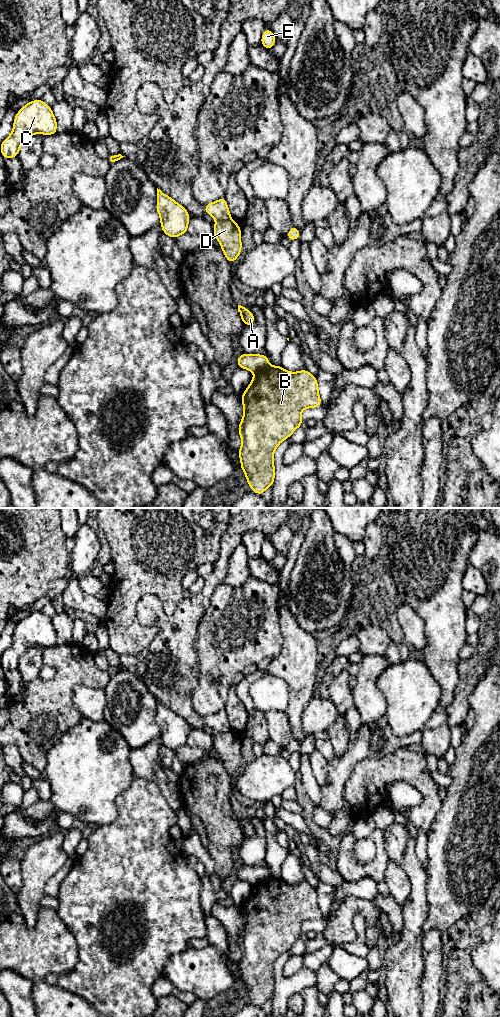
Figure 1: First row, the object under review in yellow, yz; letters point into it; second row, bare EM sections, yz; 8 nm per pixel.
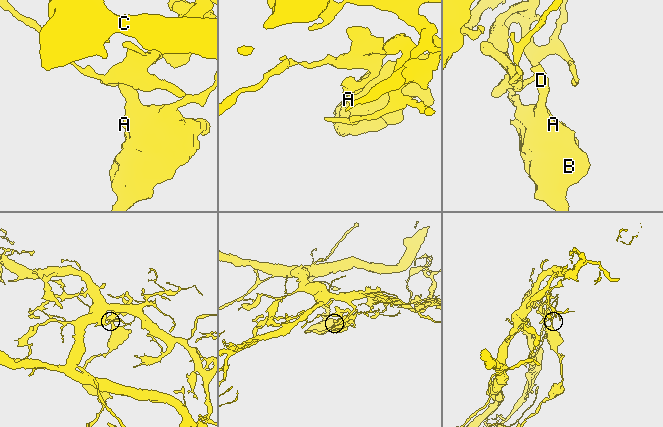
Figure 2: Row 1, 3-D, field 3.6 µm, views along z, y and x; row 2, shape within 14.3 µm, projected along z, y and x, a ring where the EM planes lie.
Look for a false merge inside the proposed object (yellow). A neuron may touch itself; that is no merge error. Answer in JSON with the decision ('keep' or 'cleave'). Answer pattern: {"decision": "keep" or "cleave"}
{"decision": "cleave"}

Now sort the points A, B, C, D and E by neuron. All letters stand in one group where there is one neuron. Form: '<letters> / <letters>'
A B D / C E

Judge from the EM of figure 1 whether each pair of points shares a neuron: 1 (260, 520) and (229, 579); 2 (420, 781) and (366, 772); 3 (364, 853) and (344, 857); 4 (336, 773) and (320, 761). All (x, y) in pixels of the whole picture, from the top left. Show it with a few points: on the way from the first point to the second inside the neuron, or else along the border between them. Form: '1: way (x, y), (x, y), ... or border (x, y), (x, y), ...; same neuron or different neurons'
1: border (241, 542), (234, 549), (228, 563); different neurons
2: way (407, 772), (379, 772); same neuron
3: border (371, 837), (375, 855), (359, 863); different neurons
4: border (329, 762), (326, 780), (321, 786); different neurons

